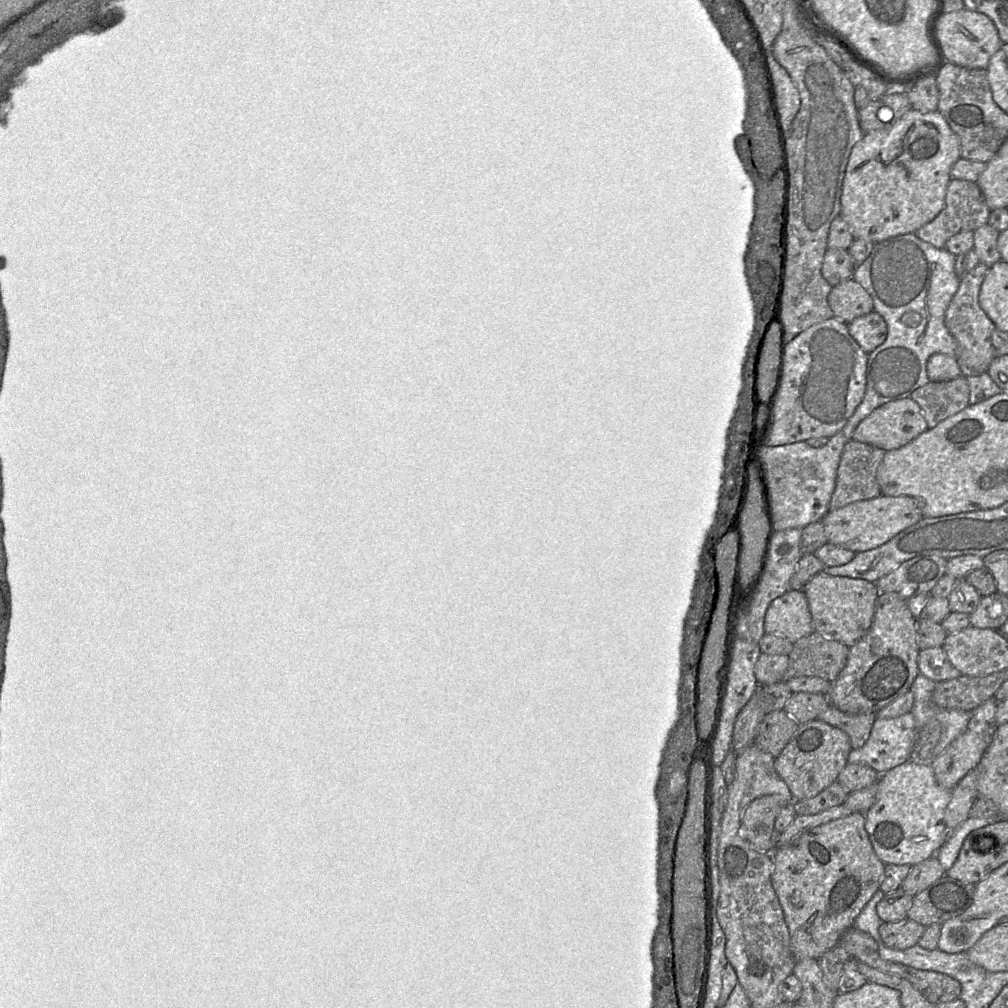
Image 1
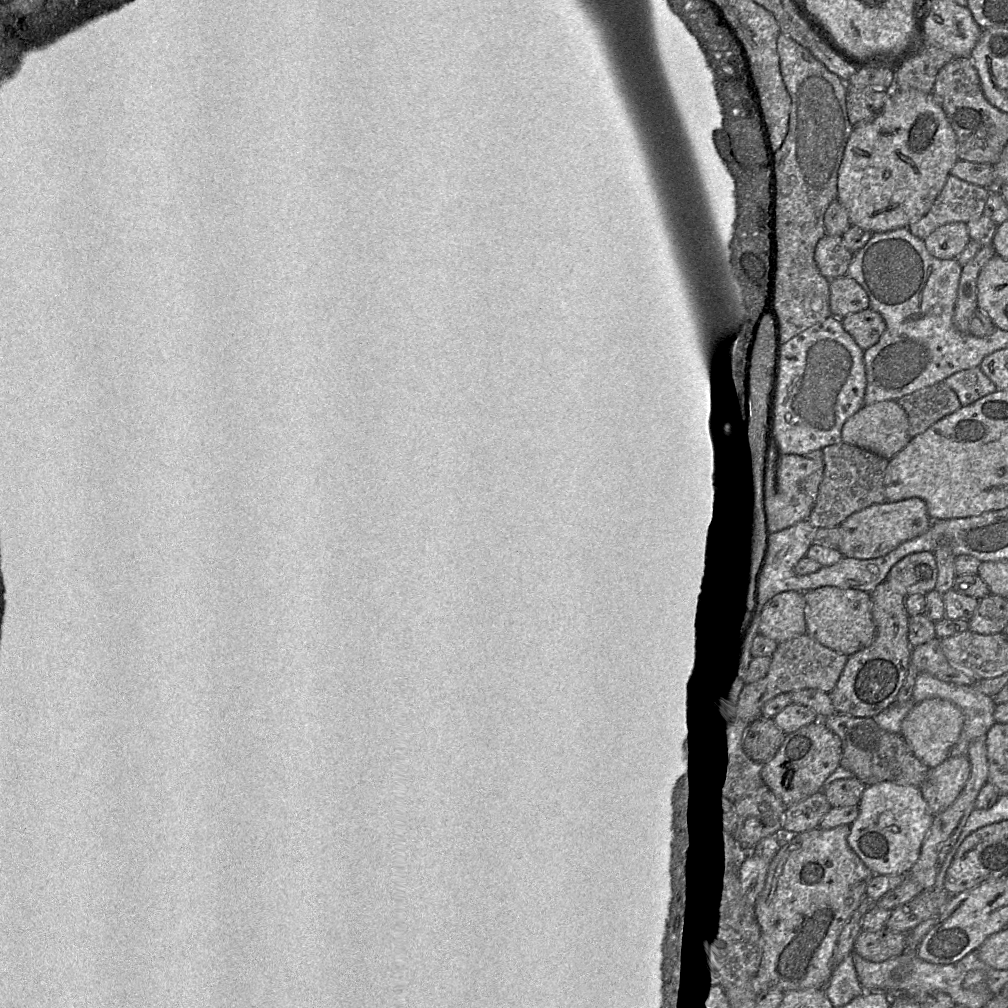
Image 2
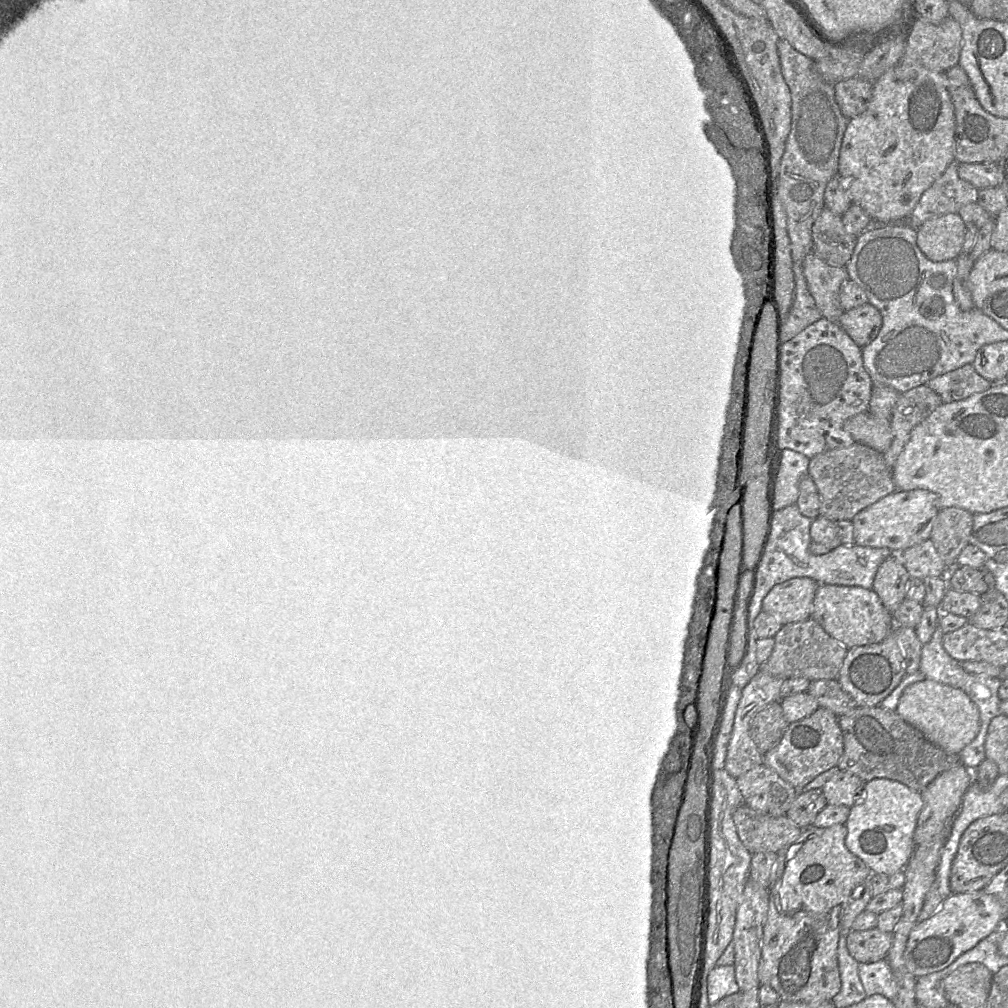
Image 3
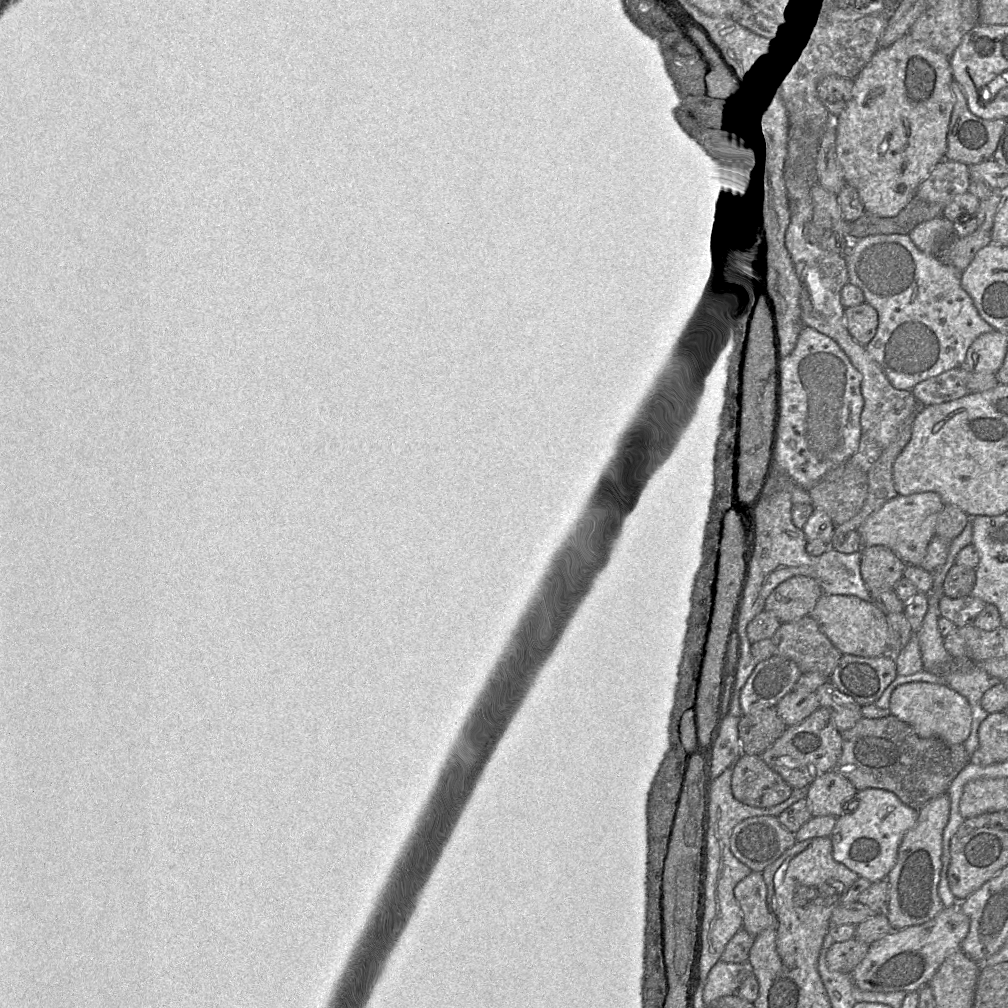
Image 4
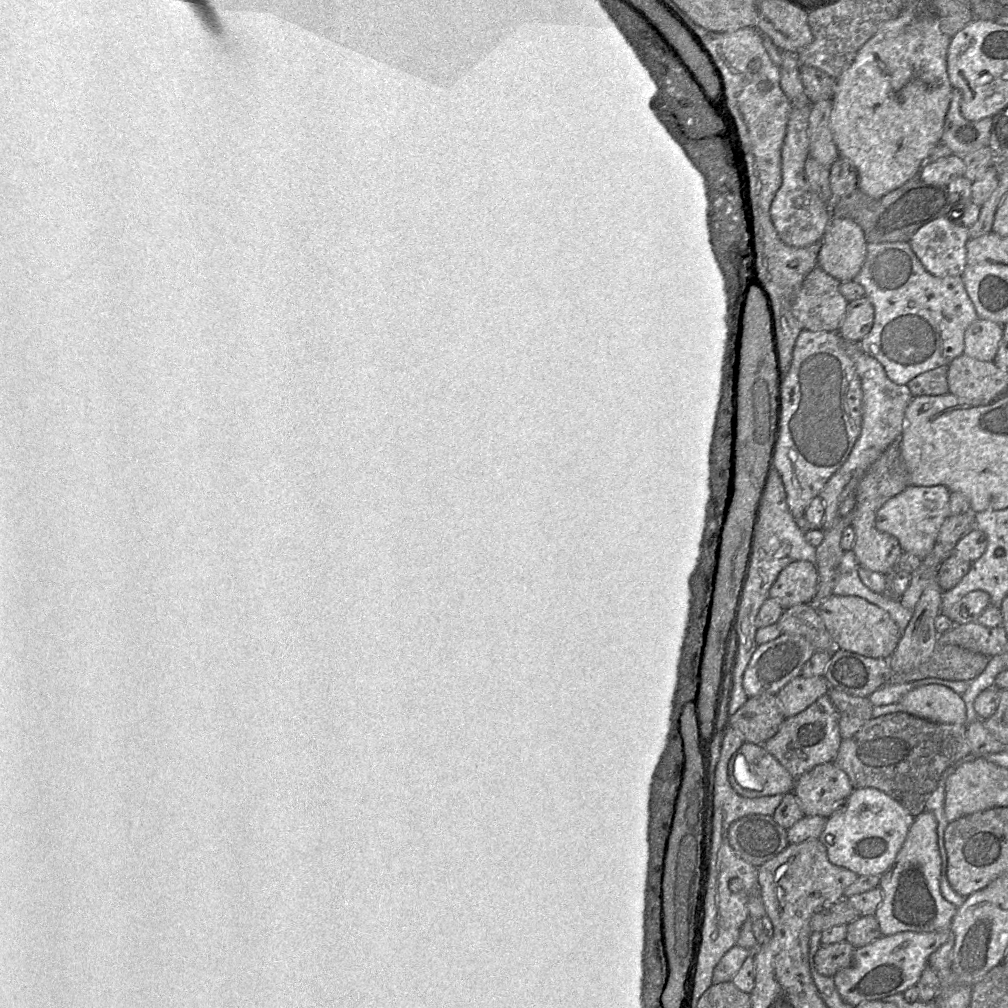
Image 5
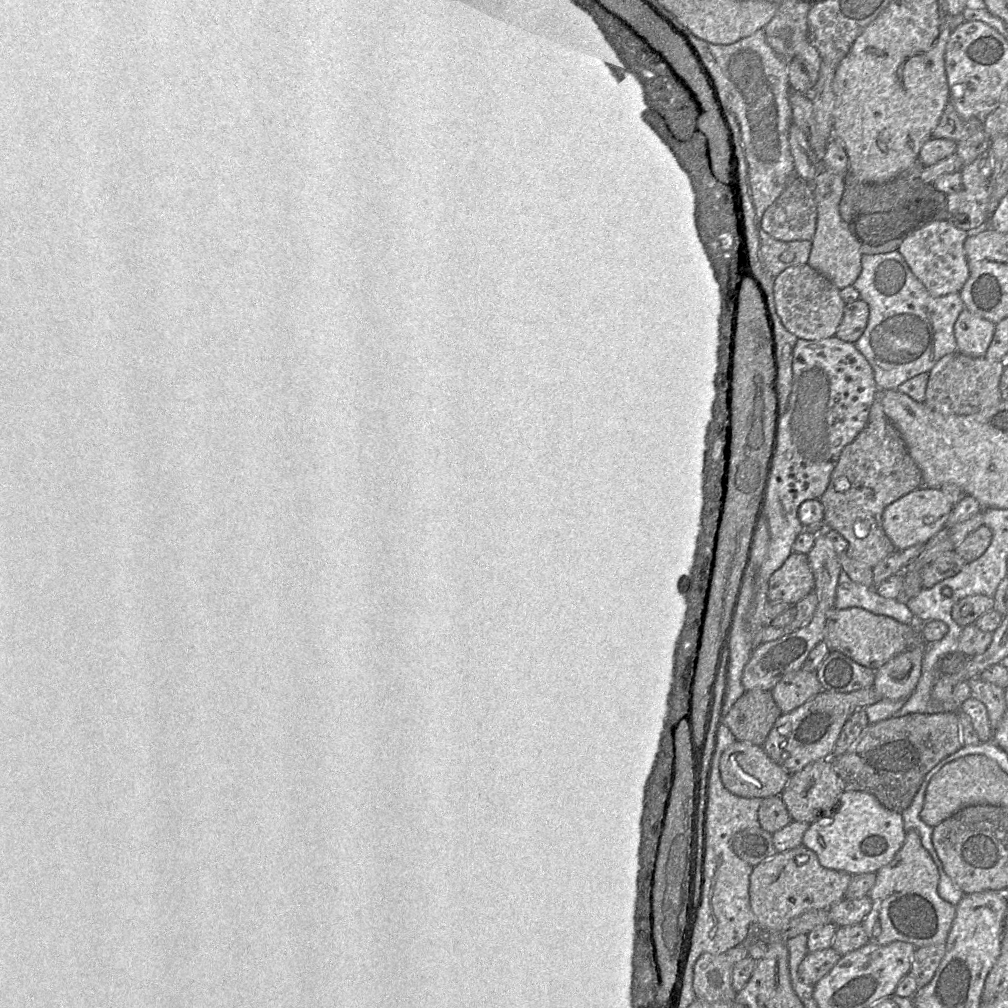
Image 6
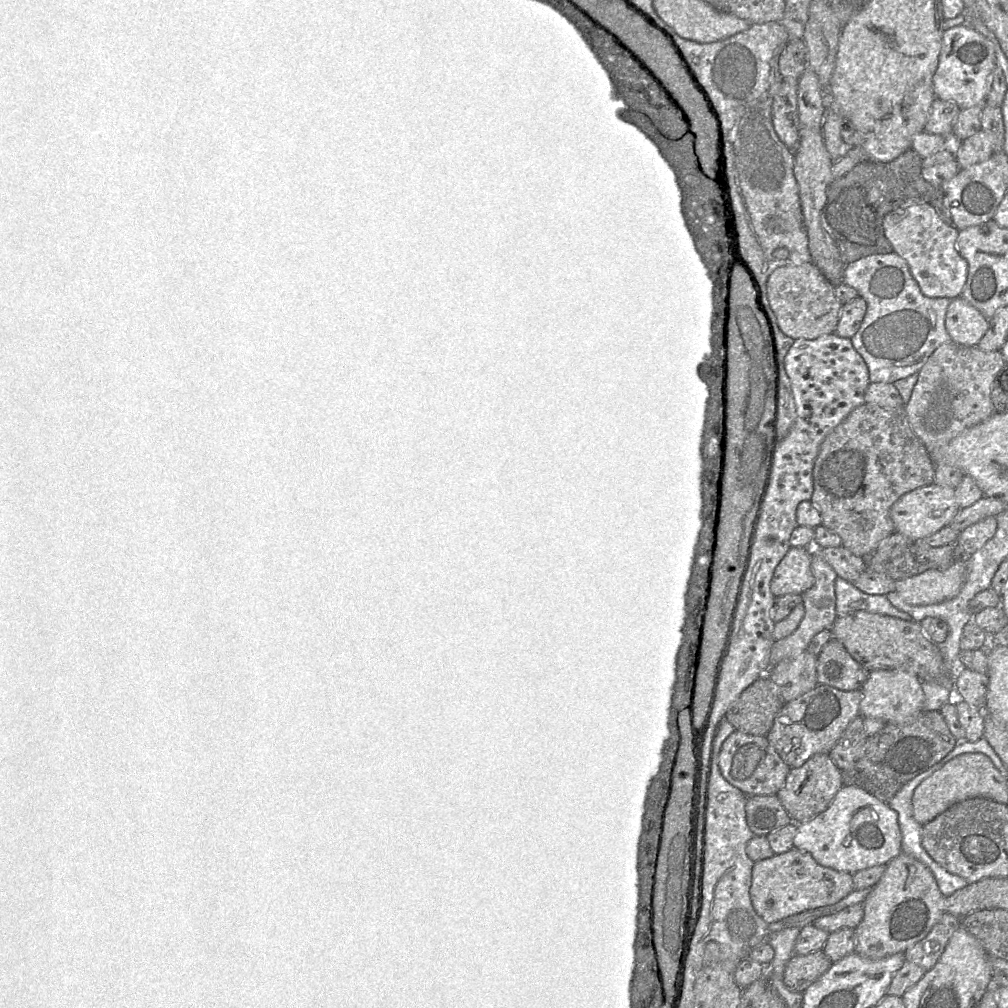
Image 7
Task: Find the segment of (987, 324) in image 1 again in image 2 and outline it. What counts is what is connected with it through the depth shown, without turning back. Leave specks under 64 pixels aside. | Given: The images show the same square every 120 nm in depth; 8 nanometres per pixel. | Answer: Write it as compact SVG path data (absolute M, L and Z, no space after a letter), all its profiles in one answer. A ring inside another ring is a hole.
M990 245L981 246L975 257L962 266L953 324L962 333L969 333L970 320L977 309L977 278L983 266L996 255Z

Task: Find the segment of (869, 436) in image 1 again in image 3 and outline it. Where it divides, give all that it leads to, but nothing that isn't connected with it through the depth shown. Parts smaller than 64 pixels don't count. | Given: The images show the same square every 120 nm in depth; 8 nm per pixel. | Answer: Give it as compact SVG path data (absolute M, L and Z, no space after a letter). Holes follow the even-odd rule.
M868 411L847 420L845 430L855 443L868 446L882 454L890 447L893 439L890 420L875 418Z

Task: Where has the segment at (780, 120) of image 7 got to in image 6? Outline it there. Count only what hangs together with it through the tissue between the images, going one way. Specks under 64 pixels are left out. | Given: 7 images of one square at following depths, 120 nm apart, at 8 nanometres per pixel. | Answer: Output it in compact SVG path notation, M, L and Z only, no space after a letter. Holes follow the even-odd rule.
M797 124L790 128L789 143L797 176L813 181L821 171L823 159L812 149L807 135Z

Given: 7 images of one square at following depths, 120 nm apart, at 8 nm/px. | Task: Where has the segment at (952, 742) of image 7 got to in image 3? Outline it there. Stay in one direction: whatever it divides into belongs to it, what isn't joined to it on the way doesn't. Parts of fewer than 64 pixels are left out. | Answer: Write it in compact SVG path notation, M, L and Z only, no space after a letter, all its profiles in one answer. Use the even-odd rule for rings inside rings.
M880 706L857 707L839 716L838 724L843 734L843 754L837 768L858 776L864 783L879 778L890 779L914 791L922 792L939 774L962 764L959 754L949 753L928 741L917 728L906 722L896 711L885 710Z

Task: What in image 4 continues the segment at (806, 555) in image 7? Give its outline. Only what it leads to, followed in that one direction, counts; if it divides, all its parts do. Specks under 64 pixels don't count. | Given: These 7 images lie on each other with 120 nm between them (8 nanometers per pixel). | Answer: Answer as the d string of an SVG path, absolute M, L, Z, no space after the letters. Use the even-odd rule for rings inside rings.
M793 576L779 584L769 595L765 609L782 623L799 620L810 615L823 590L808 576Z

